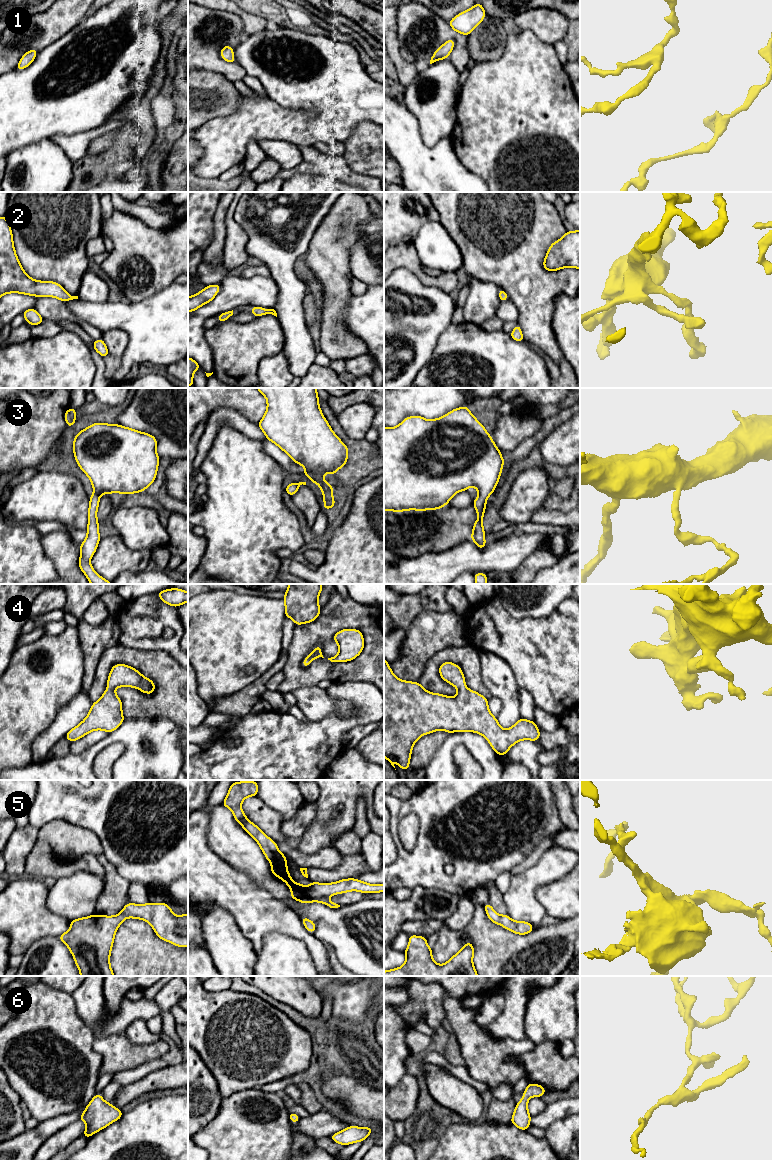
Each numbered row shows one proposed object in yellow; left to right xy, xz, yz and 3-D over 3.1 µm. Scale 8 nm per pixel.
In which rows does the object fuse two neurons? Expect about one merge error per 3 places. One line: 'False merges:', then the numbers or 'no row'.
False merges: no row

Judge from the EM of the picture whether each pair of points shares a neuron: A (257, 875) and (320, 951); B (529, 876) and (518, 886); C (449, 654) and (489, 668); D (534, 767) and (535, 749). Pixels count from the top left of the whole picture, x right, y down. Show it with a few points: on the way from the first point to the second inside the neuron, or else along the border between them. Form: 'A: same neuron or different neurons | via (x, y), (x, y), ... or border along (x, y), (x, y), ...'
A: different neurons | border along (256, 885), (266, 889), (274, 897), (296, 911)
B: same neuron | via (526, 879), (521, 884)
C: different neurons | border along (479, 654), (480, 677), (485, 688)
D: same neuron | via (533, 763), (533, 753)

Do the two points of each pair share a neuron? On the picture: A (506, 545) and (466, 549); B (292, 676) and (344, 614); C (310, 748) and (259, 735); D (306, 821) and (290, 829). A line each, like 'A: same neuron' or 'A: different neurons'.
A: same neuron
B: same neuron
C: same neuron
D: same neuron

